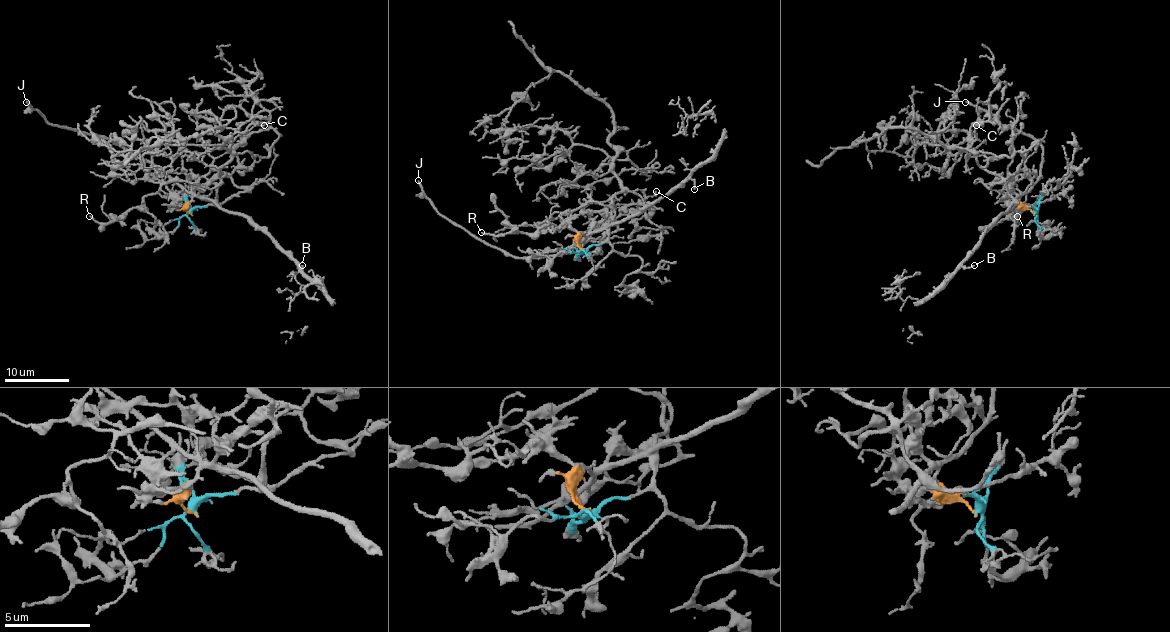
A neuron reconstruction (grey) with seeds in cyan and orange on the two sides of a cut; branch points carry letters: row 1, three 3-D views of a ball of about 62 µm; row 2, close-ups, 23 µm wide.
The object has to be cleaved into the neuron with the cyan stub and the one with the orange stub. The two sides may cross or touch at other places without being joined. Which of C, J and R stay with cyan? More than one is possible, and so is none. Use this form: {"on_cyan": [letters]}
{"on_cyan": ["C", "R"]}

